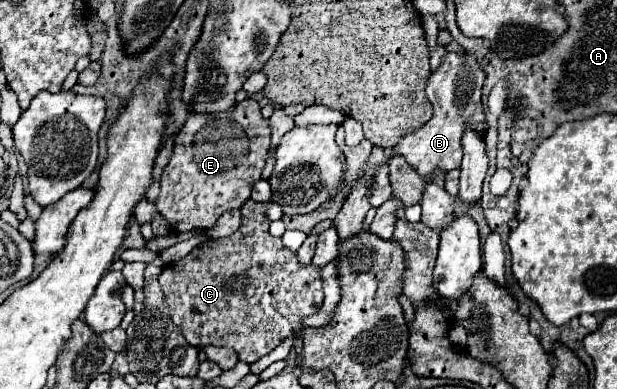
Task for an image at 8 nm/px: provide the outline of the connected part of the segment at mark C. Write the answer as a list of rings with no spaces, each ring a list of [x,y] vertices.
[[[247,201],[241,207],[243,225],[225,239],[197,247],[181,263],[171,263],[159,275],[159,283],[169,307],[171,321],[183,331],[185,339],[197,345],[217,345],[231,347],[241,361],[253,363],[281,345],[287,337],[303,329],[303,321],[319,313],[323,305],[323,287],[321,277],[315,265],[299,265],[297,253],[283,247],[281,239],[269,233],[269,219],[265,215],[267,203]]]

